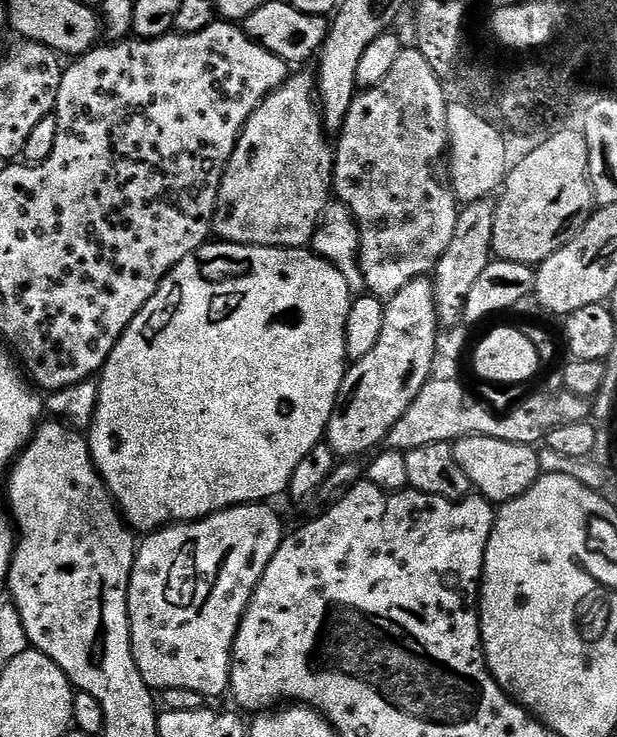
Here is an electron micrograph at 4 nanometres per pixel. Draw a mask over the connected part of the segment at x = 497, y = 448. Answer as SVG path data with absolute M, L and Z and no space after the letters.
M461 436L454 444L456 456L472 479L472 487L493 505L516 500L540 479L539 451L530 444L515 444L489 436Z

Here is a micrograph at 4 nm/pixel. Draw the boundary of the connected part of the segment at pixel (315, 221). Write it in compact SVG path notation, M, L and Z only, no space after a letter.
M310 71L289 75L288 81L274 89L250 114L234 154L224 171L220 193L216 199L217 233L225 232L233 244L267 244L270 248L302 248L311 245L312 235L320 224L320 215L330 200L334 148L324 126L324 114L320 111L316 77Z

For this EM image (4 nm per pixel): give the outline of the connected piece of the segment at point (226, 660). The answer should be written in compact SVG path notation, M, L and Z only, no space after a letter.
M268 502L259 504L239 504L233 508L223 508L221 512L216 512L212 516L204 516L200 520L190 520L187 522L173 522L157 527L156 531L147 533L139 541L136 549L136 561L132 567L132 577L128 587L128 617L132 627L132 653L134 662L142 674L149 688L153 690L163 690L165 688L177 688L178 690L194 690L202 694L205 698L220 696L229 691L228 679L232 669L232 647L234 638L238 634L238 626L244 617L244 611L248 608L250 598L266 570L270 566L270 558L278 550L280 541L286 535L286 528L280 525L280 520L276 517L273 505Z

